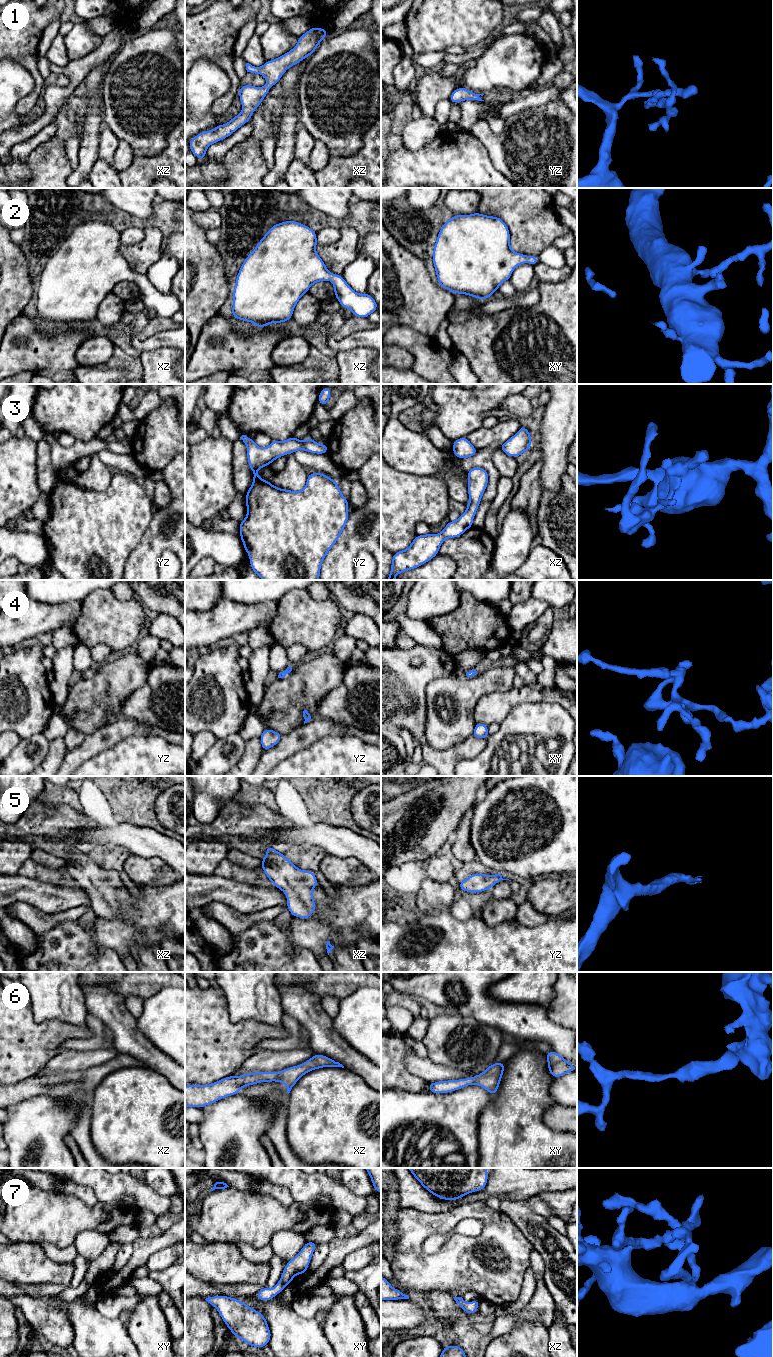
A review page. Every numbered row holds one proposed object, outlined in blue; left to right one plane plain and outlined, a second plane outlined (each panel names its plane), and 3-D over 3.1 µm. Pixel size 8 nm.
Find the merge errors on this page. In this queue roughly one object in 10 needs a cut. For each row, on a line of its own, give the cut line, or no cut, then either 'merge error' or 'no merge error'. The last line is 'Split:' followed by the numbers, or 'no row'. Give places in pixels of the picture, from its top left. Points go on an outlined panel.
1: cut none; no merge error
2: cut none; no merge error
3: cut none; no merge error
4: cut none; no merge error
5: cut none; no merge error
6: cut none; no merge error
7: cut none; no merge error
Split: no row

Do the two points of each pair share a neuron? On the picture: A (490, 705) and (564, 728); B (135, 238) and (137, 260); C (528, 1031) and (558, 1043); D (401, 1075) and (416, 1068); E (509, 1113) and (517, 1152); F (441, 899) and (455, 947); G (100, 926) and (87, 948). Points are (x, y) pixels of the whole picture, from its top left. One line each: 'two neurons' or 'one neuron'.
A: two neurons
B: two neurons
C: one neuron
D: two neurons
E: one neuron
F: two neurons
G: two neurons

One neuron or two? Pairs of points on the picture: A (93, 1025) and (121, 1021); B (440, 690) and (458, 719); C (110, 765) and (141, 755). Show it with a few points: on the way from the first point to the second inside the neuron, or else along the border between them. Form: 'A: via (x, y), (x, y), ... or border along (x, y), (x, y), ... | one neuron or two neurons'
A: border along (88, 1010), (106, 1026) | two neurons
B: via (446, 697), (450, 701), (451, 712) | one neuron
C: via (118, 765), (131, 765), (133, 763) | one neuron

